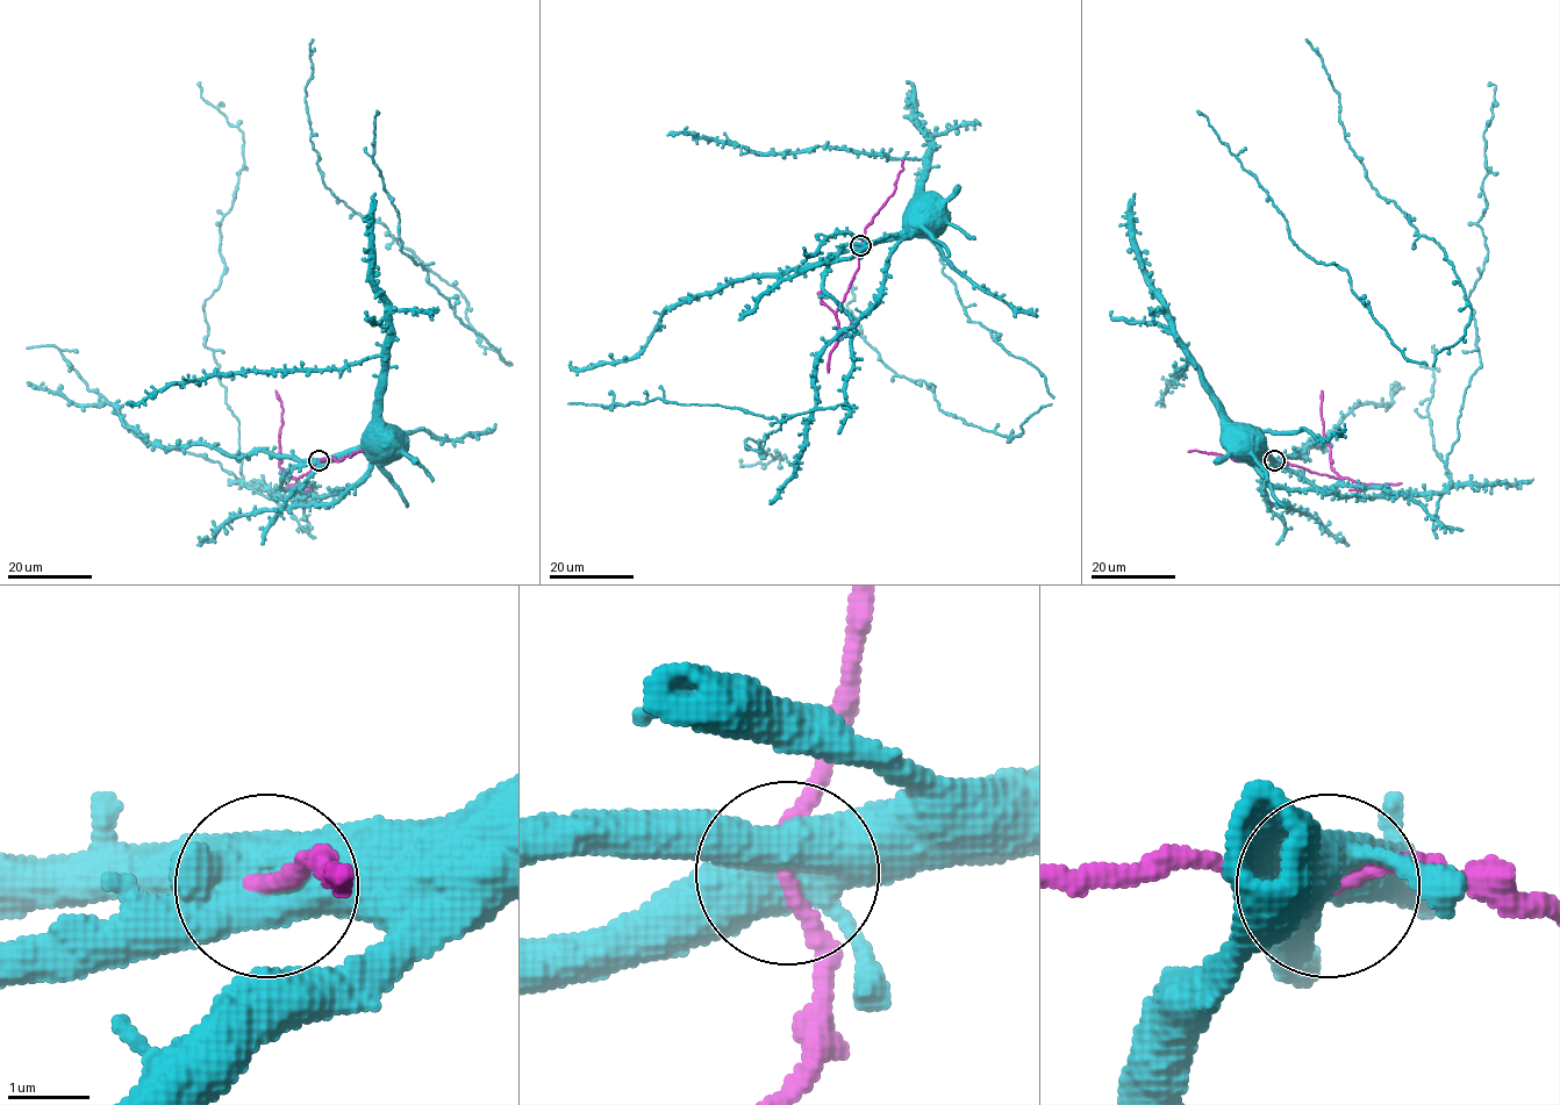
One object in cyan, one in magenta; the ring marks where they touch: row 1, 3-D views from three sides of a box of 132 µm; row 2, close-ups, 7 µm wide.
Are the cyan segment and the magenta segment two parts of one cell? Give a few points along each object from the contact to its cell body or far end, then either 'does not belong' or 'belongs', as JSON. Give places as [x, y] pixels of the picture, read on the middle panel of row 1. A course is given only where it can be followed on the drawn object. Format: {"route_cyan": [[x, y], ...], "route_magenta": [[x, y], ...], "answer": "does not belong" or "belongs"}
{"route_cyan": [[861, 245], [893, 239], [904, 228], [904, 223], [924, 206], [935, 206]], "route_magenta": [[861, 245], [859, 267], [841, 307], [832, 311], [821, 301], [824, 292], [817, 292]], "answer": "does not belong"}

